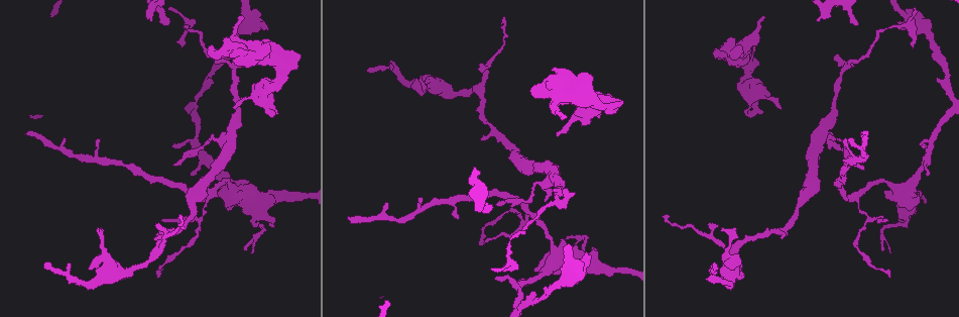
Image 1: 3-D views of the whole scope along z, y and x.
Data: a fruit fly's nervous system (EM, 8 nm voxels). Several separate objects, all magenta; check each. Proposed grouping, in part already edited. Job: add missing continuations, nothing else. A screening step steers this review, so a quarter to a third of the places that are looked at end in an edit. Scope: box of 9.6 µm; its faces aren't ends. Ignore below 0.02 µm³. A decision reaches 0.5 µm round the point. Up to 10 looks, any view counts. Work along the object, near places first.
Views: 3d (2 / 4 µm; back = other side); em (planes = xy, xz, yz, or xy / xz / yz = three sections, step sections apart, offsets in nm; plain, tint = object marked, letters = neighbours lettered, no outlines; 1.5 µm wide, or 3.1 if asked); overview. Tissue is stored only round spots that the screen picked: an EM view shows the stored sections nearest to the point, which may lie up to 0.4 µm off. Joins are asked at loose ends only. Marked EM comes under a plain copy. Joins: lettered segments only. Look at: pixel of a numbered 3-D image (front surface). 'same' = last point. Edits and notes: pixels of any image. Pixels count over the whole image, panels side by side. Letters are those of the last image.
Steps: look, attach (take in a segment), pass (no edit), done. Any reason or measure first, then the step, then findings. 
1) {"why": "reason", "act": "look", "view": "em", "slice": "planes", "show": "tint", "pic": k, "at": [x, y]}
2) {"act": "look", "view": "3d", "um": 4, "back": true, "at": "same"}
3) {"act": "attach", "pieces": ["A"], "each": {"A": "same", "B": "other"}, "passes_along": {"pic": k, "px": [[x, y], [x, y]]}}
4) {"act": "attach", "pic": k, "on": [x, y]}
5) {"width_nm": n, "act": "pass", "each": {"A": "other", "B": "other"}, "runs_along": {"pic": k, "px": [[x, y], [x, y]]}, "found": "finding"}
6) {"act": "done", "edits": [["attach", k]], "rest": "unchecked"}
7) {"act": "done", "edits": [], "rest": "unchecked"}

{"why": "thin end", "act": "look", "view": "3d", "um": 4, "pic": 1, "at": [784, 233]}

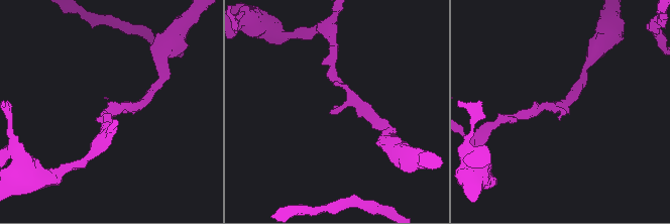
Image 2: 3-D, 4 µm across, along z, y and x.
{"why": "now the EM", "act": "look", "view": "em", "slice": "xy", "step": 8, "show": "letters", "pic": 2, "at": [565, 114]}

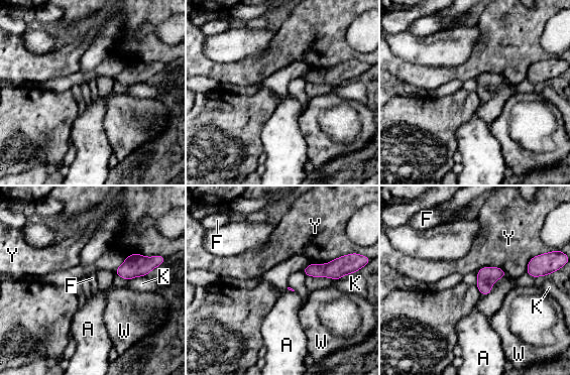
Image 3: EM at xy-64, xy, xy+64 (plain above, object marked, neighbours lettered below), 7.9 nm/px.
{"why": "another direction", "act": "look", "view": "em", "slice": "planes", "show": "letters", "at": "same"}

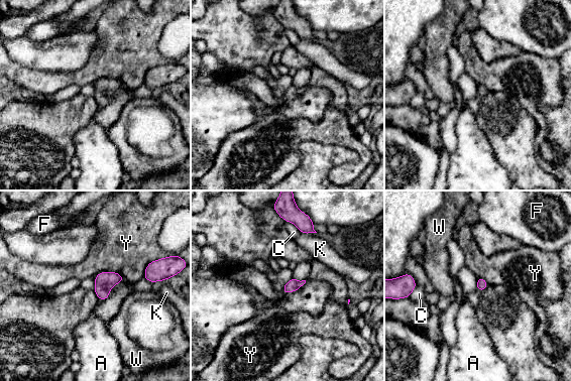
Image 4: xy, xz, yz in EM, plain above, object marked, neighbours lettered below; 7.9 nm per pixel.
{"longest_contact_nm": ["Y", 240], "act": "pass", "each": {"A": "other", "C": "other", "F": "other", "K": "other", "W": "other", "Y": "other"}, "border": {"pic": 4, "px": [[96, 274], [116, 271], [125, 280]]}, "found": "none of them fits"}

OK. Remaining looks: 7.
{"why": "branch stops here", "act": "look", "view": "3d", "um": 4, "back": true, "pic": 1, "at": [761, 112]}

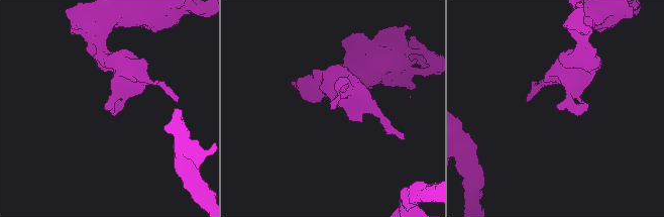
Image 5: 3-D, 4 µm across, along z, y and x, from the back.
{"act": "look", "view": "em", "slice": "planes", "show": "letters", "pic": 5, "at": [110, 109]}

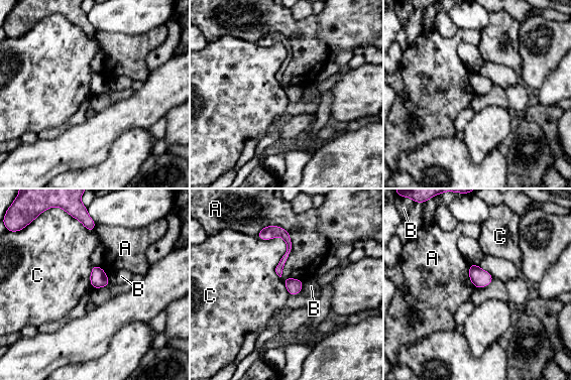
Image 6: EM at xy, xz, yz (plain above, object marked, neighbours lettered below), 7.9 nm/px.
{"act": "pass", "each": {"A": "other", "B": "other", "C": "other"}, "border": {"pic": 6, "px": [[256, 237], [286, 243], [279, 277]]}, "found": "none of them fits"}

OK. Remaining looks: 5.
{"why": "branch stops here", "act": "look", "view": "3d", "um": 2, "pic": 1, "at": [422, 200]}

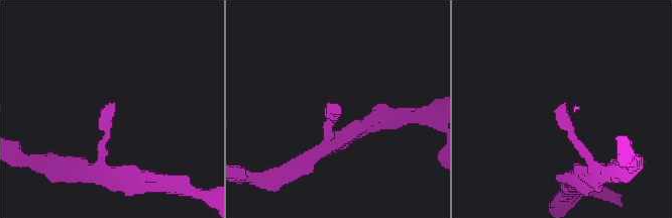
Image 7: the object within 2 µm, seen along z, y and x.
{"why": "need the tissue", "act": "look", "view": "em", "slice": "xy", "step": 8, "show": "tint", "pic": 7, "at": [111, 104]}

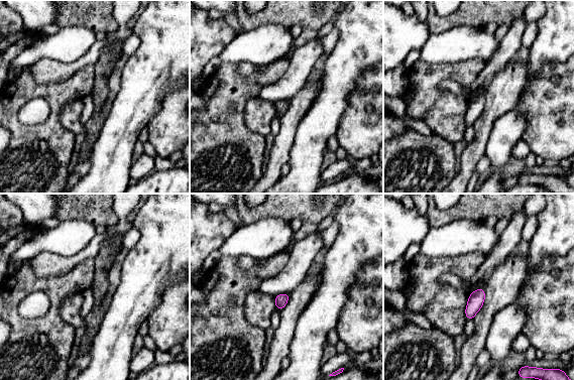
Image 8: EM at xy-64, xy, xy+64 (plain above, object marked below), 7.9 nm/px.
{"act": "look", "view": "em", "slice": "planes", "show": "letters", "at": "same"}

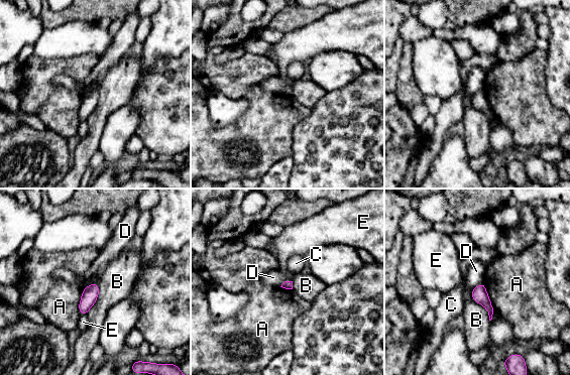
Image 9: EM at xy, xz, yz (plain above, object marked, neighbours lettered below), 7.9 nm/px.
{"act": "pass", "each": {"A": "other", "B": "other", "C": "other", "D": "other", "E": "other"}, "border": {"pic": 9, "px": [[98, 282], [92, 282], [83, 289]]}, "found": "no lettered segment goes on from it"}

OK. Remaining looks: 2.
{"act": "done", "edits": [], "rest": "unchecked"}

